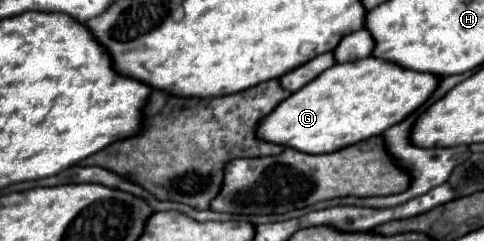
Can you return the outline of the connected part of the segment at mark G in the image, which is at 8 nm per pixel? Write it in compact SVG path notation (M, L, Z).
M375 56L335 64L335 68L329 68L317 80L283 100L261 120L257 134L267 142L295 146L307 154L335 152L347 144L367 140L367 136L379 136L405 120L405 116L413 114L431 98L439 82L429 72L407 72L407 68L395 68L387 60L375 60Z

